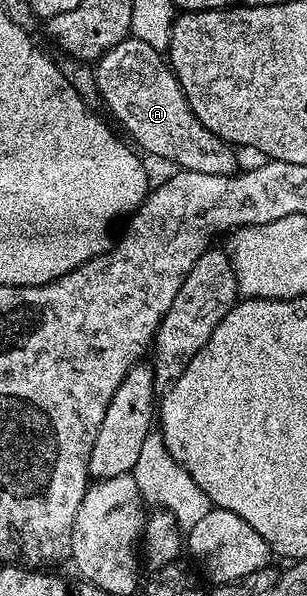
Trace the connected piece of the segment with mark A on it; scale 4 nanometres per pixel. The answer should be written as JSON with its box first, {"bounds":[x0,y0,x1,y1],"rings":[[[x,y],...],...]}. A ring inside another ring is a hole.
{"bounds":[94,39,237,174],"rings":[[[123,39],[95,60],[94,72],[99,102],[108,106],[109,113],[120,122],[119,130],[145,156],[157,155],[168,163],[176,163],[172,165],[177,168],[194,173],[237,174],[233,144],[210,133],[194,117],[167,58],[146,45],[146,41]]]}

